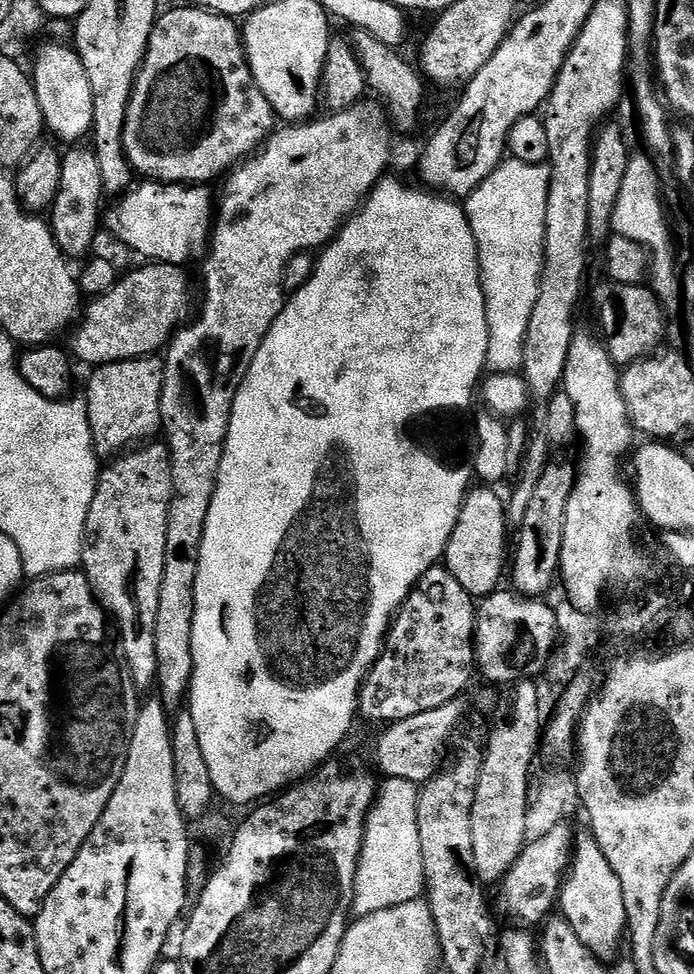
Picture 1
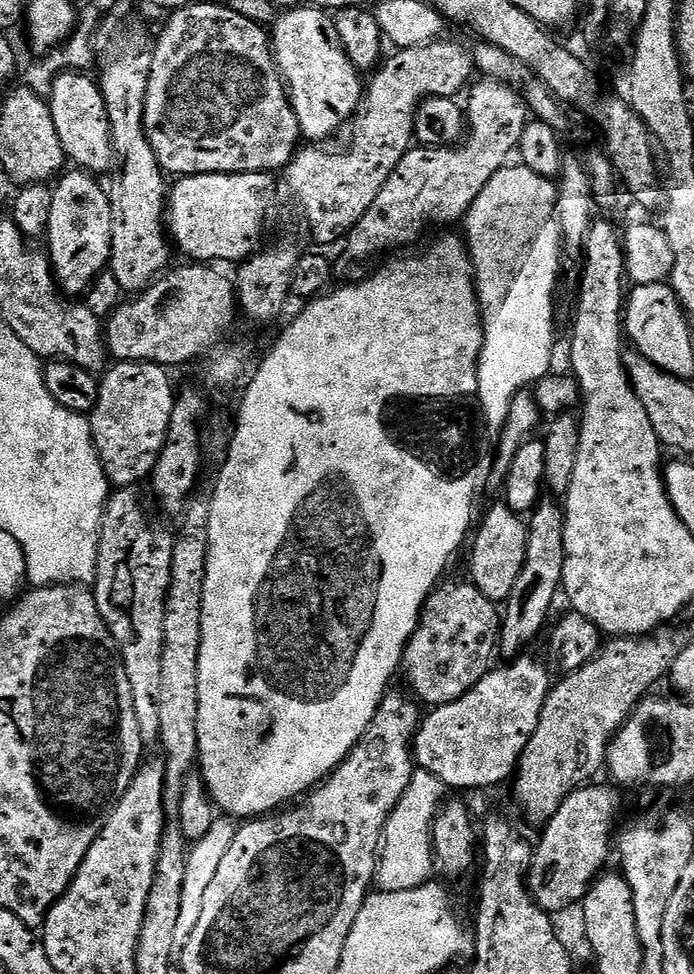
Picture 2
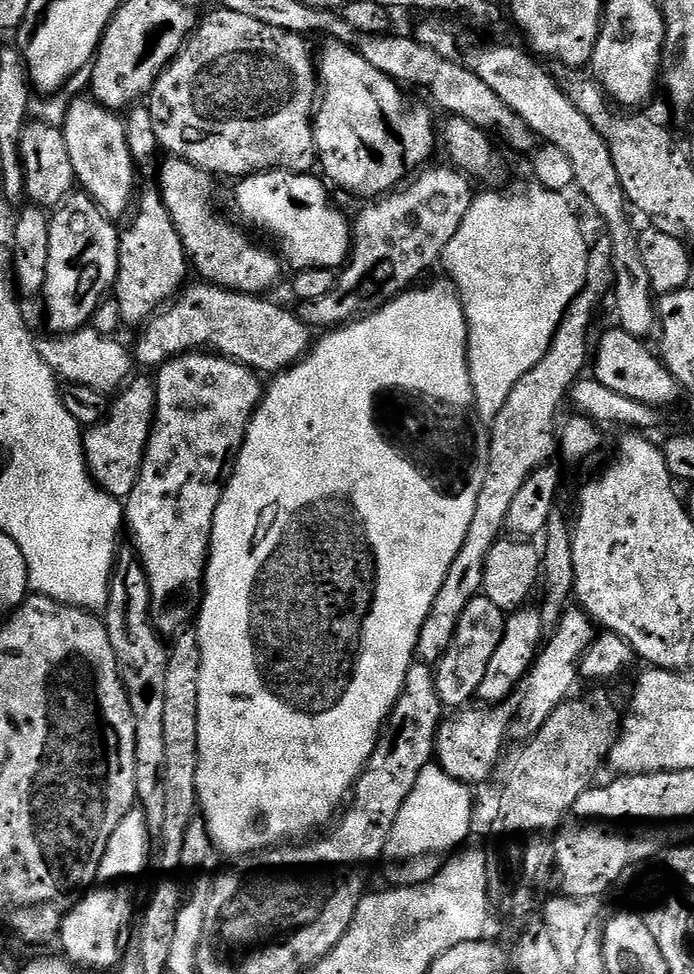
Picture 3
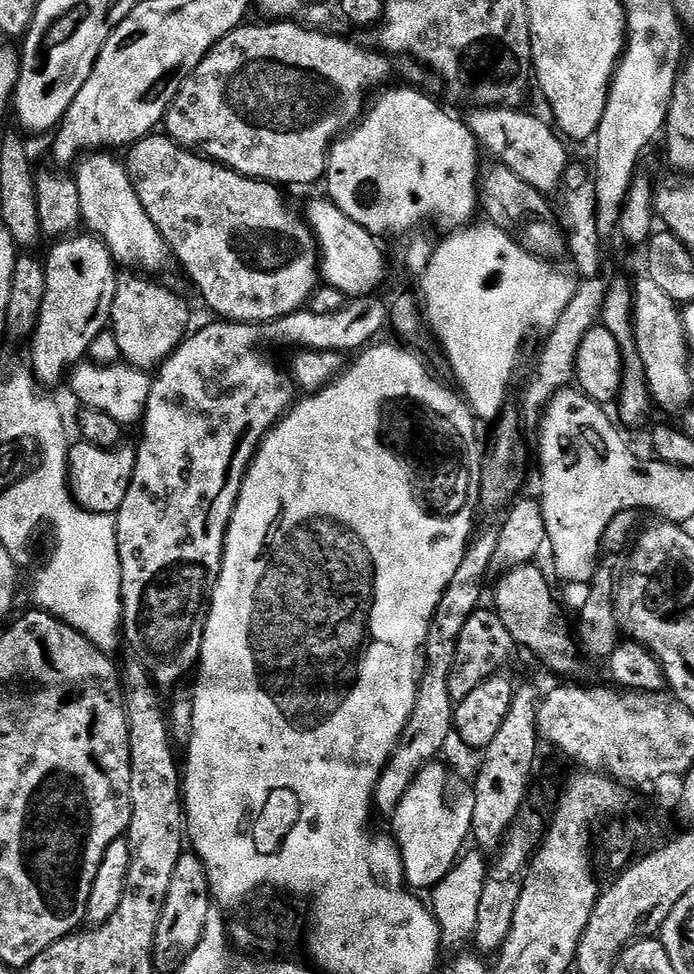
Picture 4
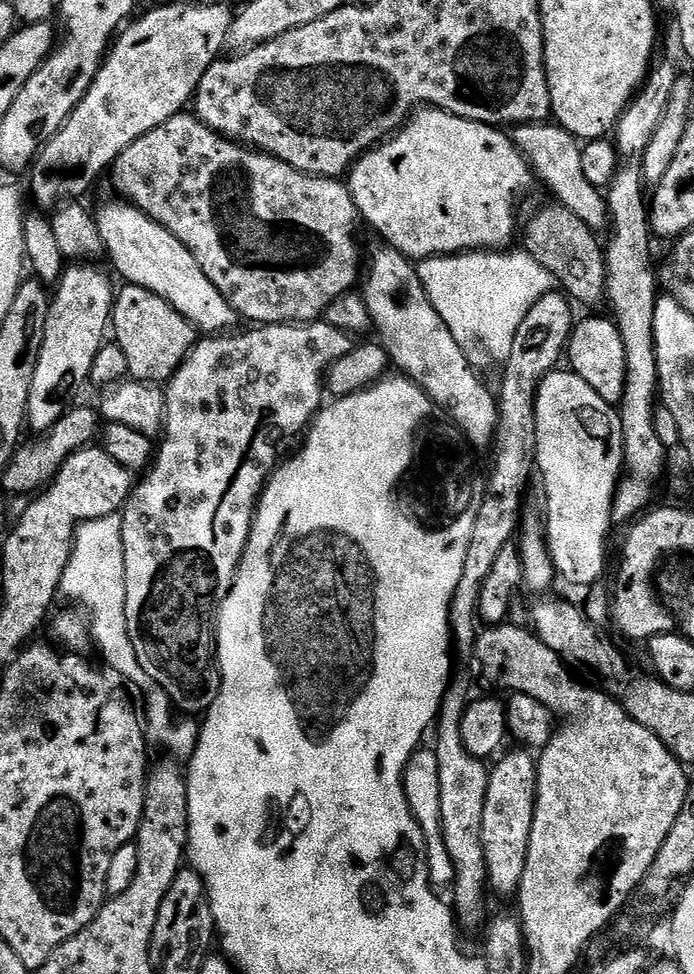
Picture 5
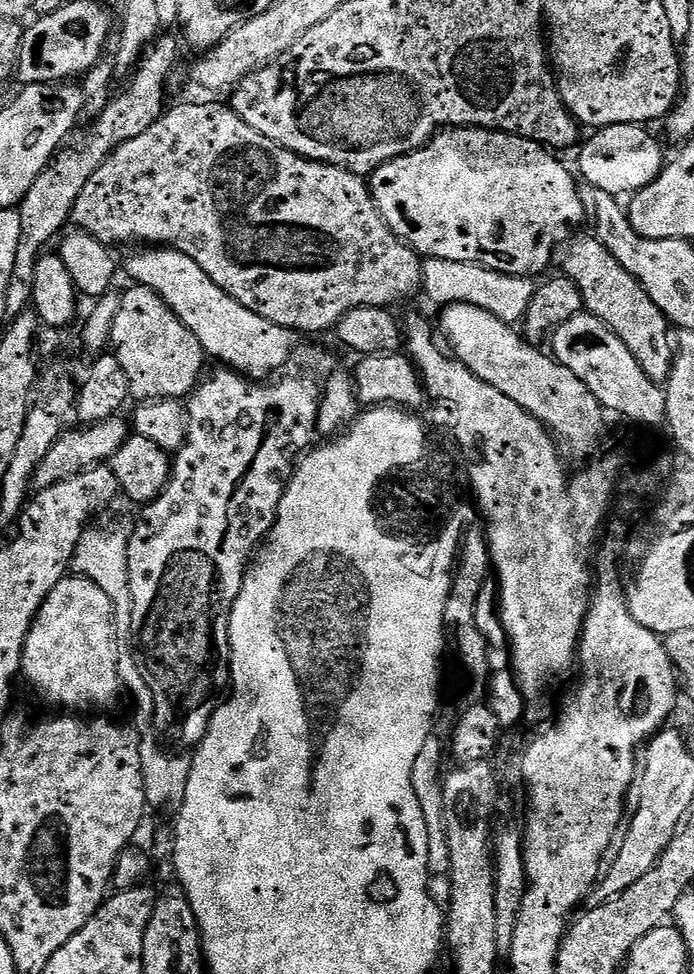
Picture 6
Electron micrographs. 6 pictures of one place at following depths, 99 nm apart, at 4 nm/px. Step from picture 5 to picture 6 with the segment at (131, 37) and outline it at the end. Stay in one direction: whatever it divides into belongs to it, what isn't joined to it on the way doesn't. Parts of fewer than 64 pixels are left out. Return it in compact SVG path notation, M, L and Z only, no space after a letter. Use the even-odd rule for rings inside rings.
M161 35L156 43L145 51L138 67L131 73L132 81L129 82L128 89L120 93L117 91L100 116L91 121L92 133L89 134L88 141L84 145L76 144L73 148L61 147L42 170L42 174L34 178L34 186L30 186L26 198L18 205L22 234L18 238L18 254L14 254L14 270L10 274L6 290L6 313L9 317L29 311L34 278L38 274L38 262L41 256L49 251L48 243L52 239L55 241L69 227L74 202L78 202L78 194L82 186L90 182L94 170L102 166L104 159L117 144L130 138L138 138L138 134L150 130L150 126L154 126L154 122L166 110L164 91L167 90L168 79L180 60L181 45L178 40L177 44L174 37Z

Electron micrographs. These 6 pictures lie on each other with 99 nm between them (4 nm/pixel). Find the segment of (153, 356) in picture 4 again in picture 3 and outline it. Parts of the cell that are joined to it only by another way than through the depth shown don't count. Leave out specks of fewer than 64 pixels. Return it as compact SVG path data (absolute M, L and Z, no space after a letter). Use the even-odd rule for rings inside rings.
M159 191L139 193L138 204L140 209L136 212L136 217L132 220L132 225L126 227L120 234L120 269L118 278L114 285L114 298L122 310L124 324L143 325L152 319L157 312L161 311L162 306L167 305L185 287L190 276L190 261L187 252L184 251L184 243L166 210L164 200L160 197Z

